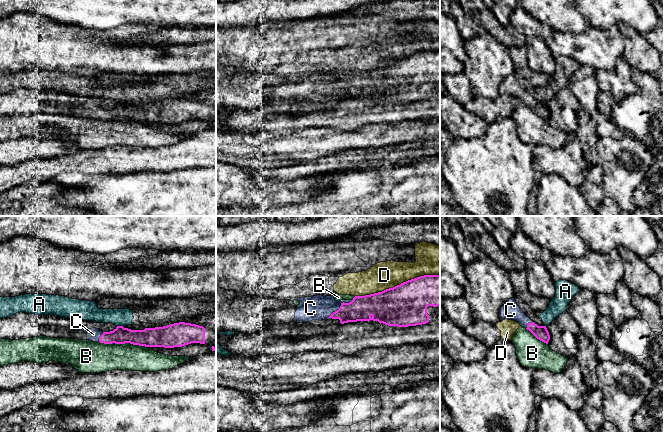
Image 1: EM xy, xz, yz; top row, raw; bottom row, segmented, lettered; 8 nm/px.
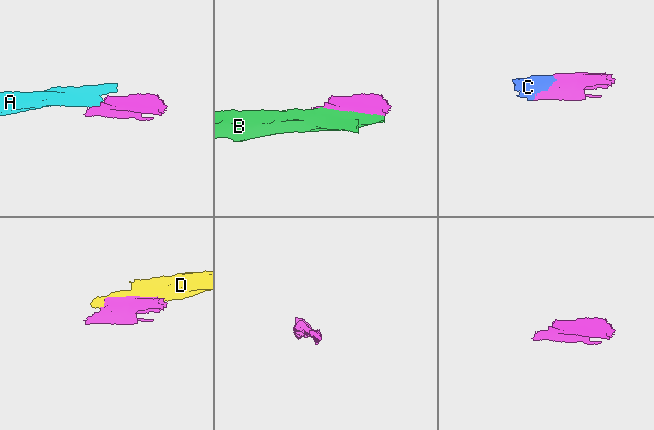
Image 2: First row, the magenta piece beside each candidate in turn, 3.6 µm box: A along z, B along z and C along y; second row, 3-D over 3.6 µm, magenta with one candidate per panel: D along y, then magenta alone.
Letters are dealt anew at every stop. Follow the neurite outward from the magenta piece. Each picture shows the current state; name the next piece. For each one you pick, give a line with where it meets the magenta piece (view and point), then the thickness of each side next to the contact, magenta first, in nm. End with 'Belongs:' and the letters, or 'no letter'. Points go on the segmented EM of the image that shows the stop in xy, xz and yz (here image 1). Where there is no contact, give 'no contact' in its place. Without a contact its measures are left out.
C: contact xz (340, 306); calibres 200 and 200 nm
Belongs: C

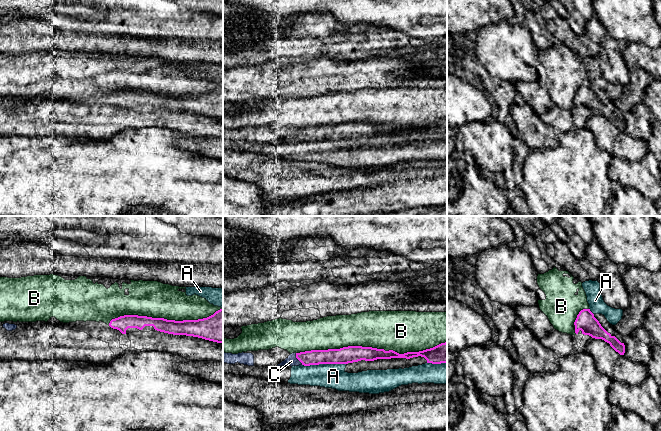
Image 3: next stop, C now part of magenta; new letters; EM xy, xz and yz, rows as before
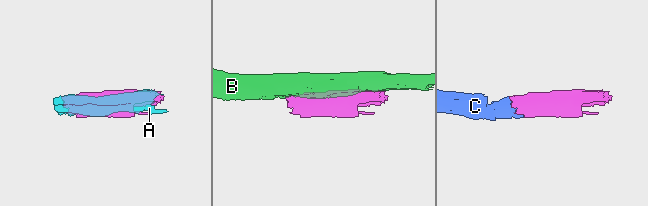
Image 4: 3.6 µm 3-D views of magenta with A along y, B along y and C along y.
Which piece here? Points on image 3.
C: contact xz (298, 359); calibres 130 and 80 nm
Belongs: C

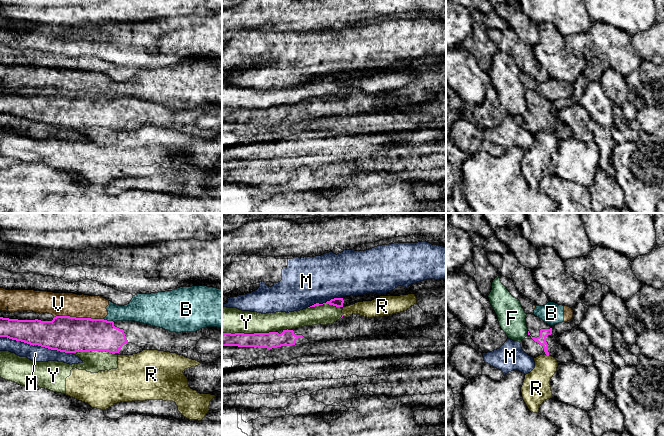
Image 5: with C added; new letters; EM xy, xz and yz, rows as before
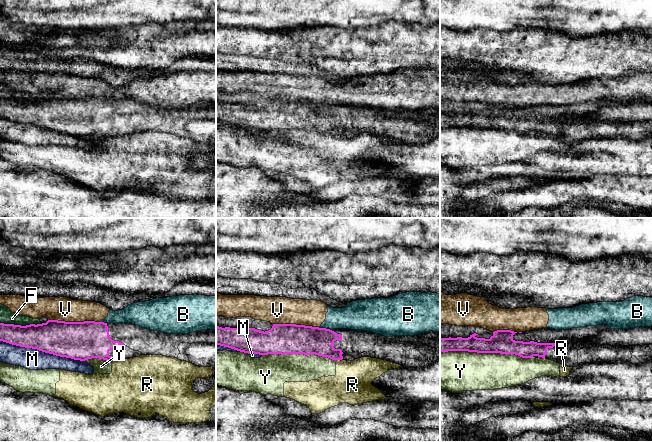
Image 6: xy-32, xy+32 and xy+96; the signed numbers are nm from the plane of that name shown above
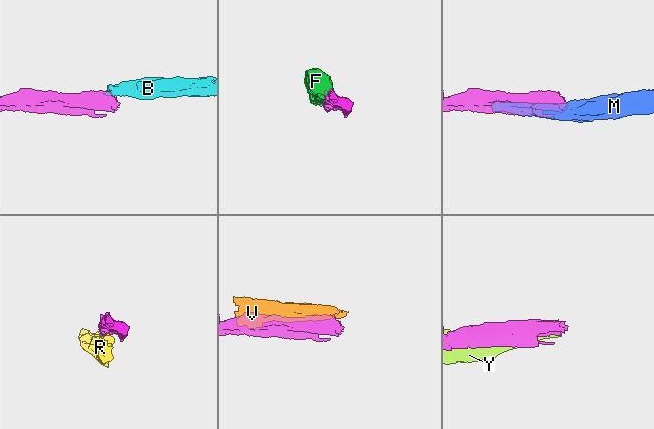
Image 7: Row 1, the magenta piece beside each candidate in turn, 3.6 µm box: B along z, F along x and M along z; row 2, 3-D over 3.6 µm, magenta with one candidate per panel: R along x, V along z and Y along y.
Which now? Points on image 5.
Belongs: no letter

